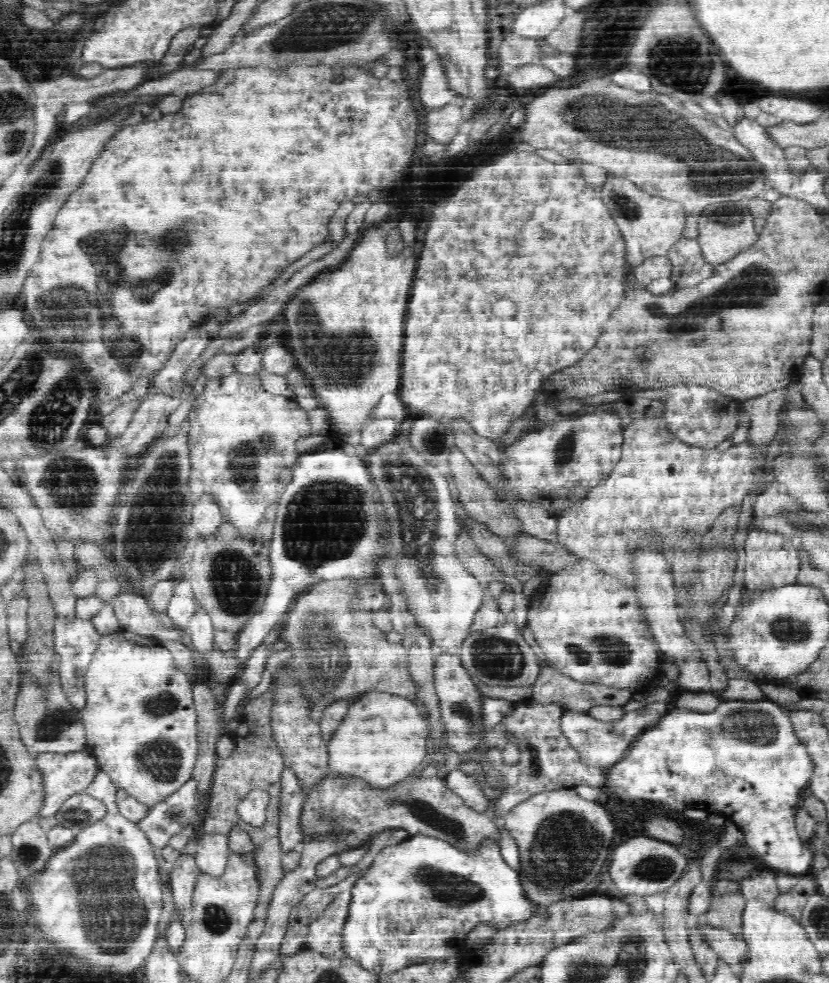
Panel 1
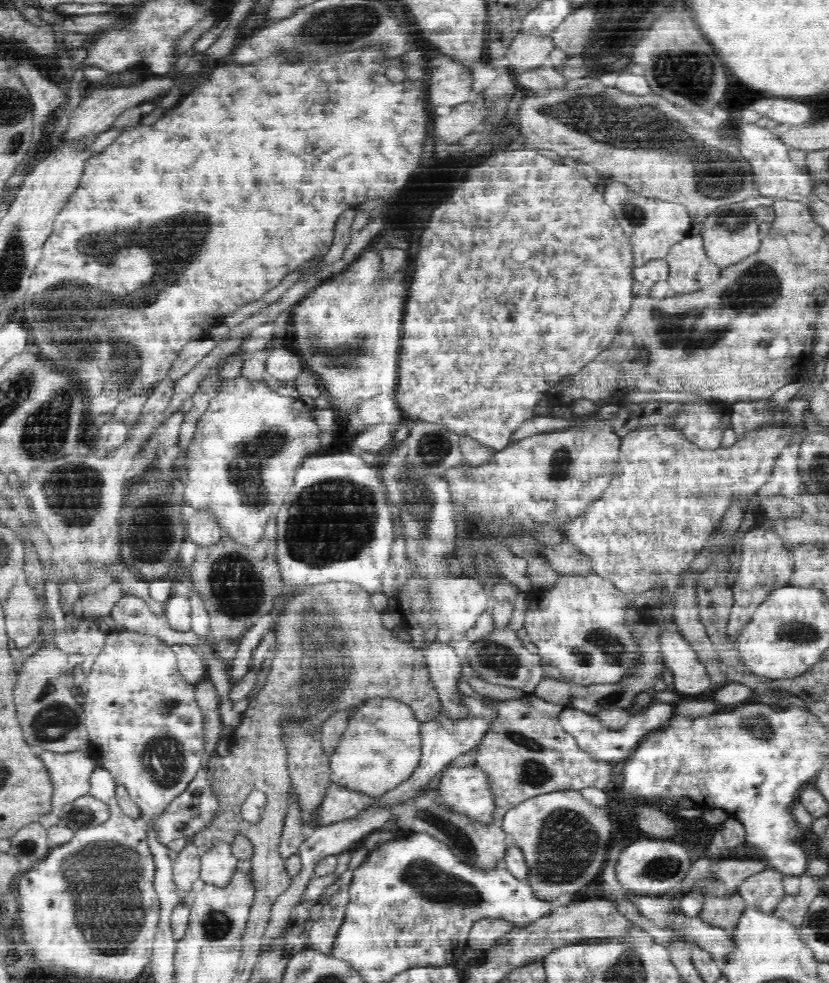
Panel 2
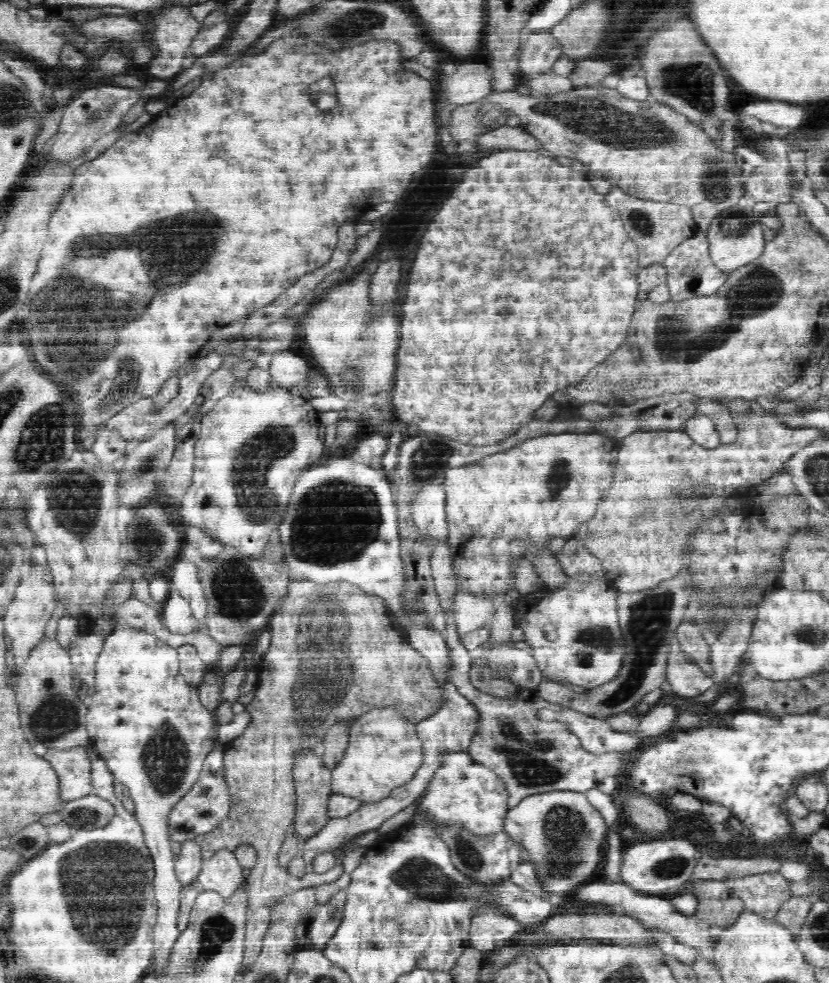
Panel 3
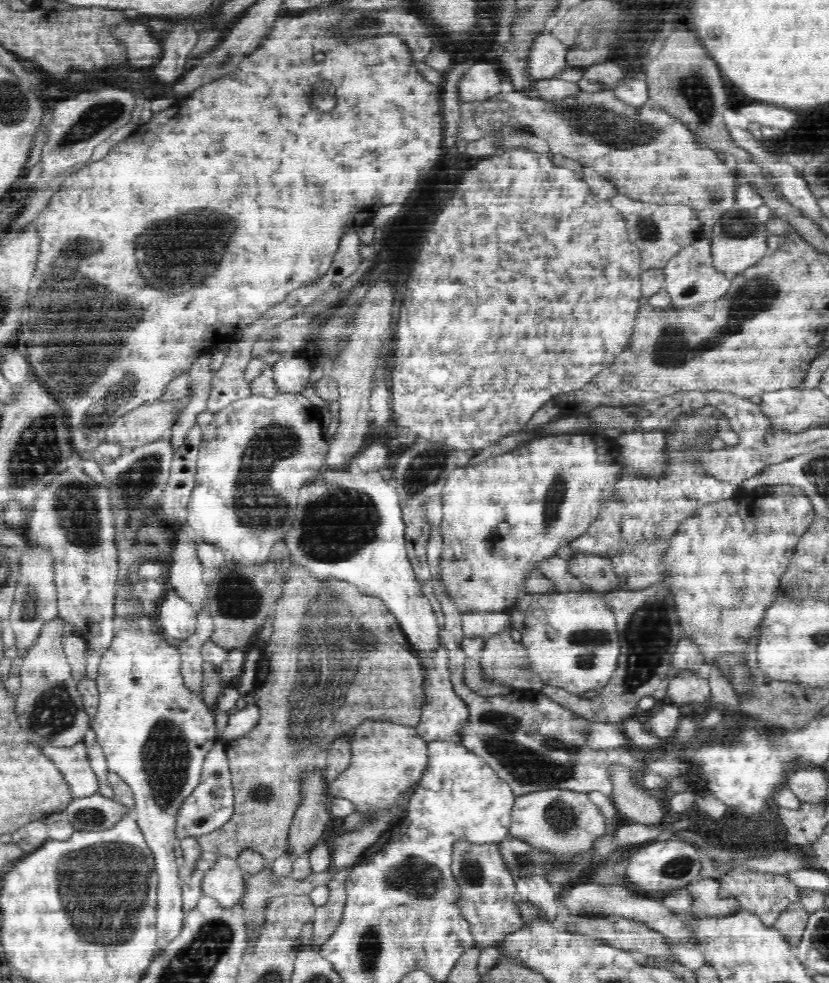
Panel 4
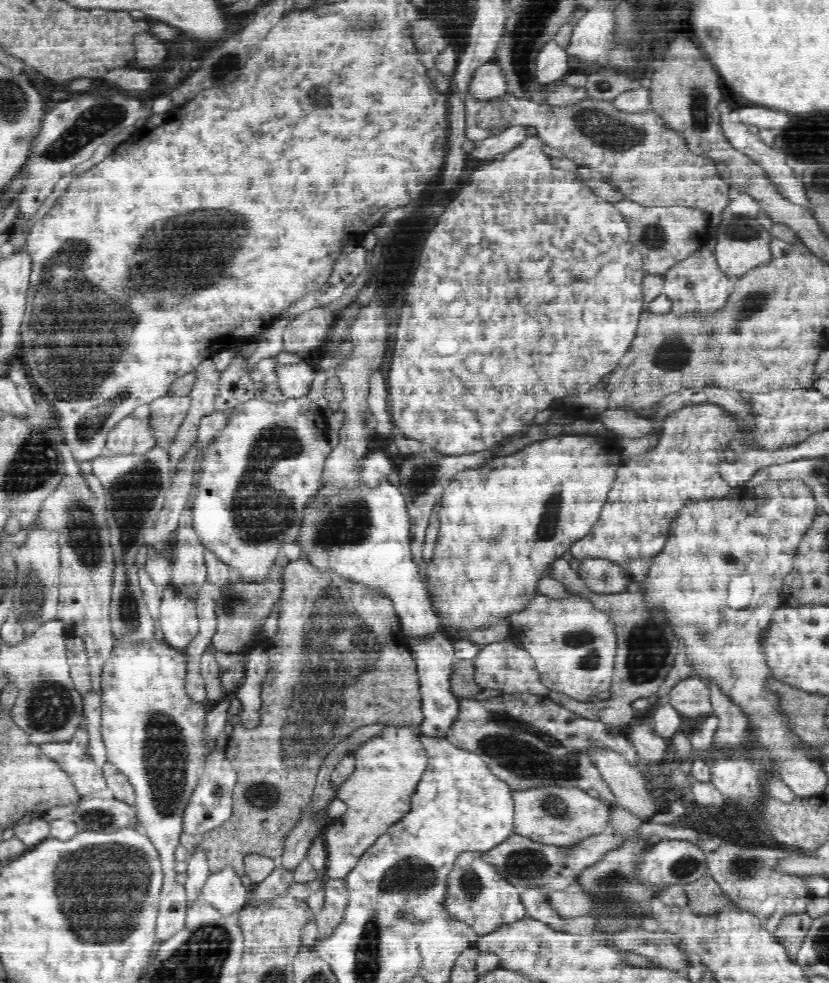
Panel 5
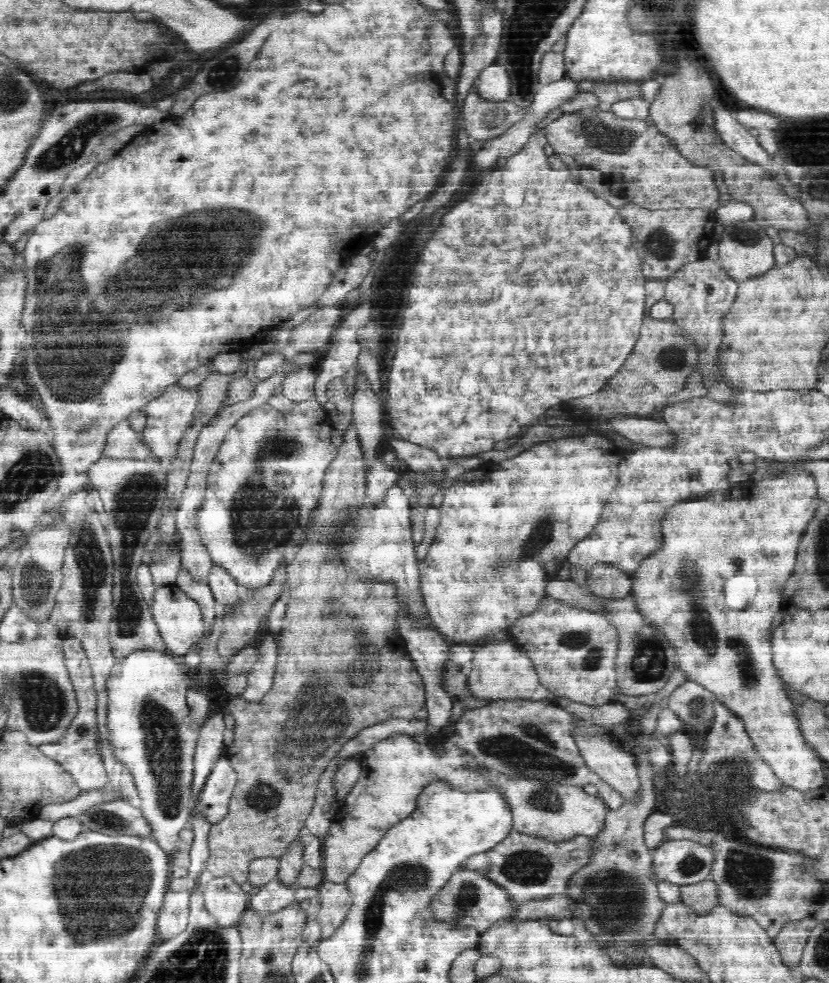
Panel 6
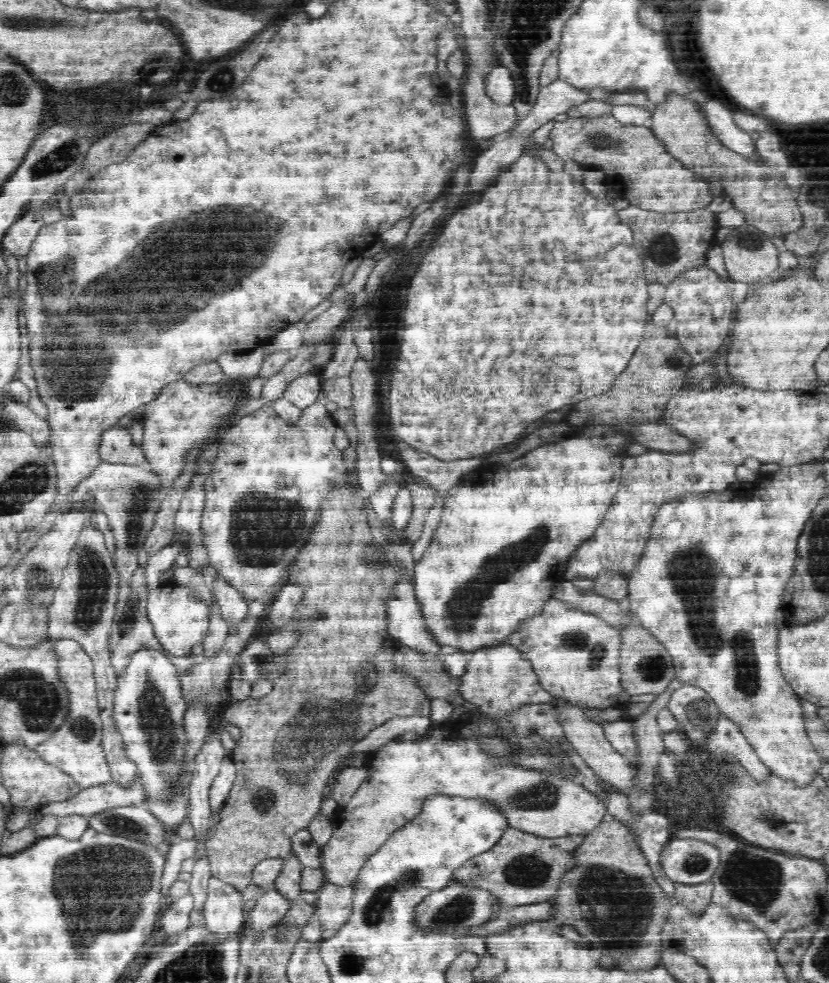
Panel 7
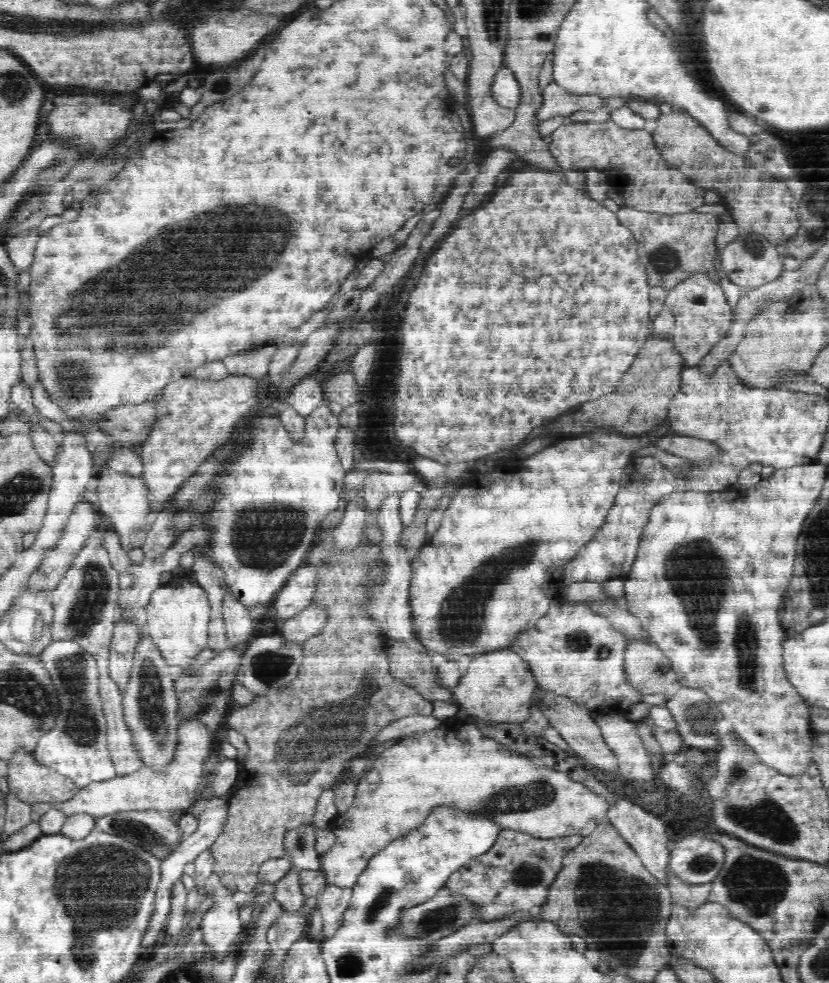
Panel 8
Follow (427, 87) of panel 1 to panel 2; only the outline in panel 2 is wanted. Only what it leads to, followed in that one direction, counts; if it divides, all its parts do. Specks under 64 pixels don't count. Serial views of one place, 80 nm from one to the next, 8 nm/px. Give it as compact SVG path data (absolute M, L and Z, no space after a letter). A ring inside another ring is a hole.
M434 56L428 60L426 98L432 106L456 106L471 96L473 78L471 68L458 66L448 56Z

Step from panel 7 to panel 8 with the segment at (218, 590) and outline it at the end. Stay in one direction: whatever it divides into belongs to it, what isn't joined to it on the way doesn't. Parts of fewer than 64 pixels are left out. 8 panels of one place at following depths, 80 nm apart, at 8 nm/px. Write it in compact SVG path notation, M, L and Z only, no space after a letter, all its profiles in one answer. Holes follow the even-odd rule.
M222 585L224 592L222 592L222 619L224 620L225 629L227 630L227 637L231 644L238 644L238 642L248 643L252 639L255 621L250 617L249 607L242 601L238 600L231 592L228 592L228 585Z

